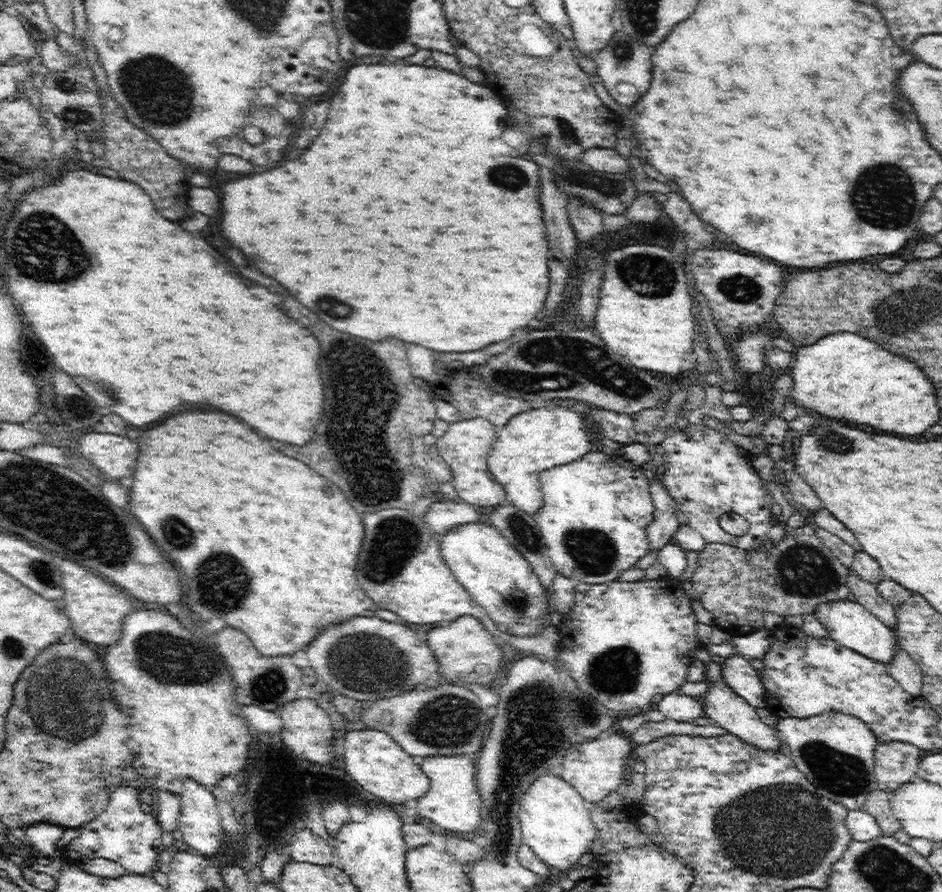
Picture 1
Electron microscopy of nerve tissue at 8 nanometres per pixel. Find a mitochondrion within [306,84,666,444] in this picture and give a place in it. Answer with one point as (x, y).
(587, 362)

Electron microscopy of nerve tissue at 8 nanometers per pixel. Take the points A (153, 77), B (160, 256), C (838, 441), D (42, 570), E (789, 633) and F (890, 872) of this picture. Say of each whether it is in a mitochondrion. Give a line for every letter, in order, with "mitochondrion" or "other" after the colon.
A: mitochondrion
B: other
C: mitochondrion
D: mitochondrion
E: other
F: mitochondrion

